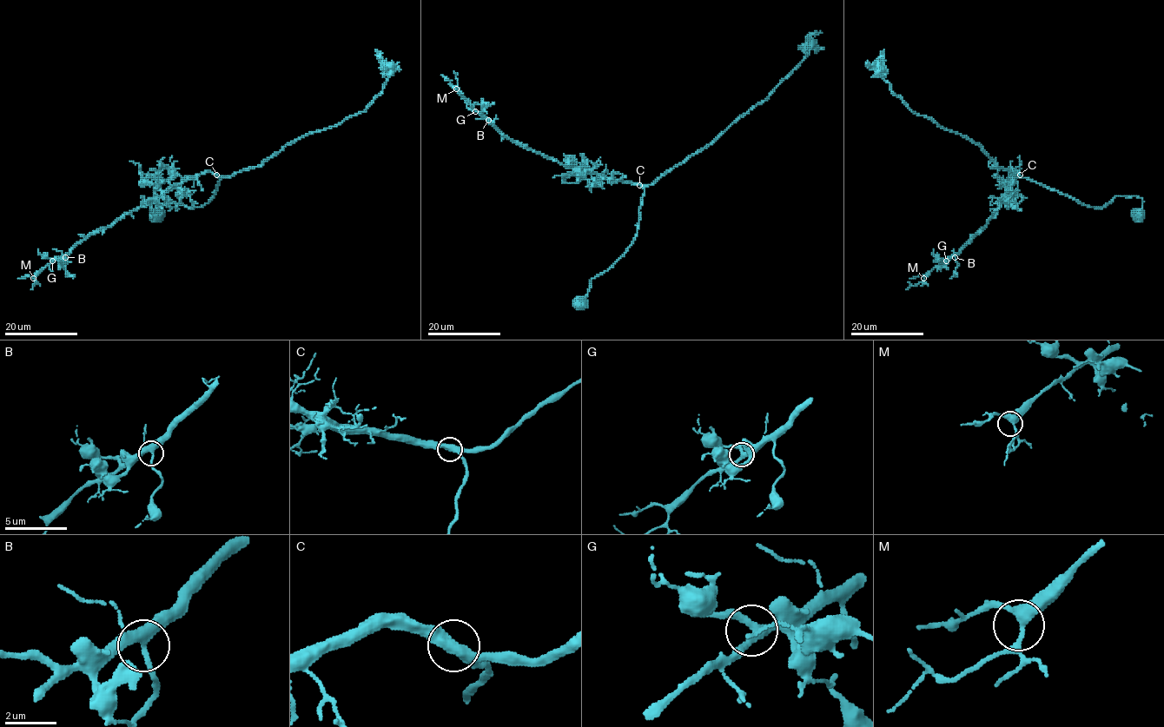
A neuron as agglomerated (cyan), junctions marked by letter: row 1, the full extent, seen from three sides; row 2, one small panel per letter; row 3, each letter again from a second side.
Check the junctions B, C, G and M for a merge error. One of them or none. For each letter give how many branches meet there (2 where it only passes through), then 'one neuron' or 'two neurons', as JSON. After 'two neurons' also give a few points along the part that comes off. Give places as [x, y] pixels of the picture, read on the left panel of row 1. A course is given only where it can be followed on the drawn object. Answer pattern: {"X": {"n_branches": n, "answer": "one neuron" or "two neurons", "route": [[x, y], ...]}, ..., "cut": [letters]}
{"B": {"n_branches": 3, "answer": "one neuron"}, "C": {"n_branches": 3, "answer": "one neuron"}, "G": {"n_branches": 3, "answer": "one neuron"}, "M": {"n_branches": 3, "answer": "one neuron"}, "cut": []}

